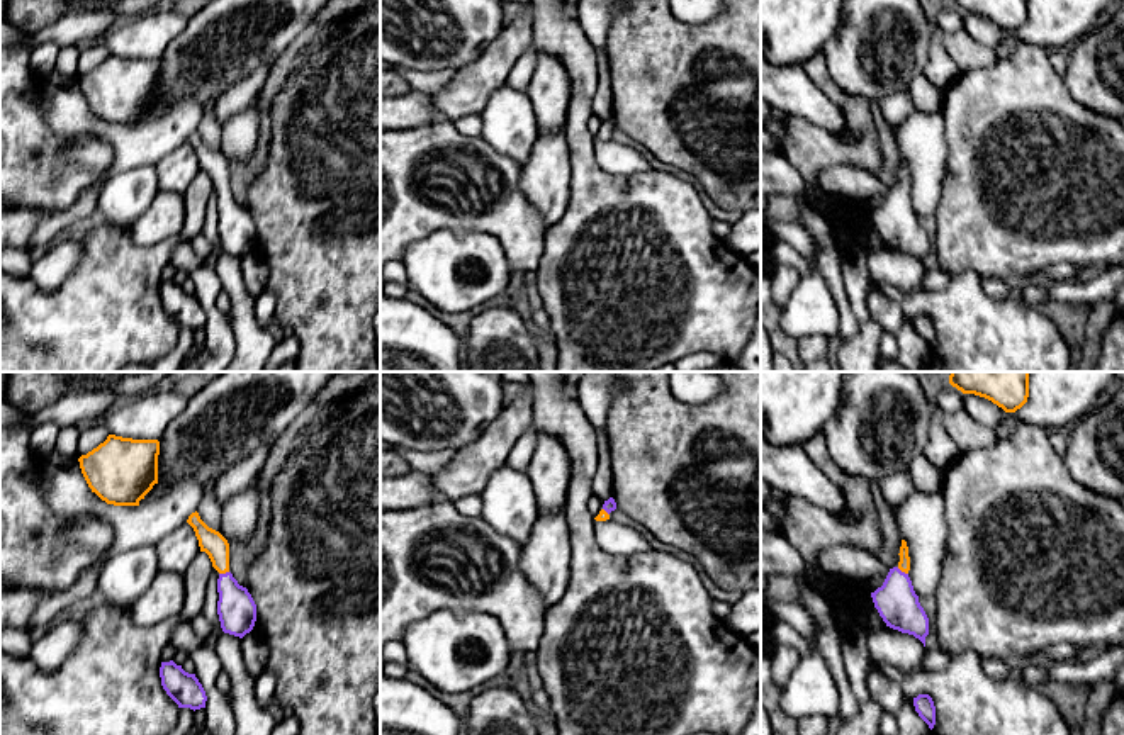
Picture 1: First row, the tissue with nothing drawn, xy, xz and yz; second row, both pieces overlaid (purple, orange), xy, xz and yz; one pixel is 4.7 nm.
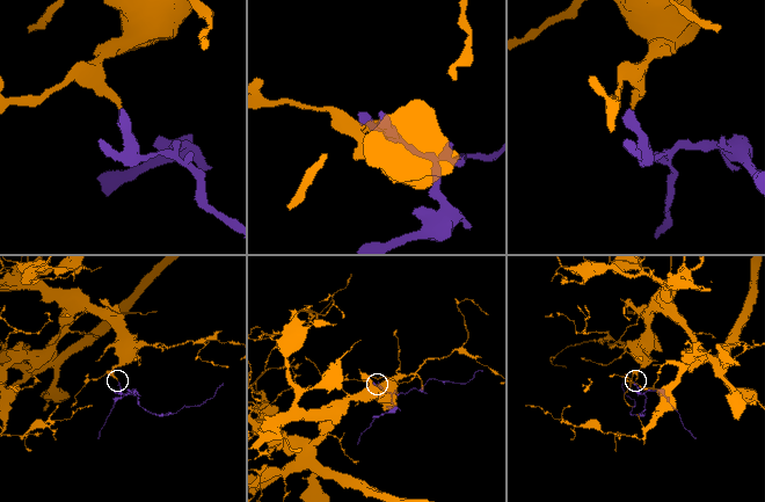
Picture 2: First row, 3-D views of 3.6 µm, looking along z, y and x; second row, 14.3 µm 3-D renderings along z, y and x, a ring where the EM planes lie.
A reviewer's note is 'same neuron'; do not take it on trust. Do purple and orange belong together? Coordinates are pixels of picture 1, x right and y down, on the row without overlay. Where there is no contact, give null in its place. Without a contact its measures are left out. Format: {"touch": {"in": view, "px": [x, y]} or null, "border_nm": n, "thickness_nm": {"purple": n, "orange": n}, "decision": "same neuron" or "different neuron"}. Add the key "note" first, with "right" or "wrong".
{"note": "right", "touch": {"in": "yz", "px": [900, 190]}, "border_nm": 70, "thickness_nm": {"purple": 200, "orange": 60}, "decision": "same neuron"}

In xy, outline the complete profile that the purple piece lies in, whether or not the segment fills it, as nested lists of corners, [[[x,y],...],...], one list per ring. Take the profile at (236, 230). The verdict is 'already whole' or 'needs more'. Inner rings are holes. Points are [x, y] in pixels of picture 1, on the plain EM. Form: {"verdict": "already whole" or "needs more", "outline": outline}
{"verdict": "needs more", "outline": [[[192,132],[187,143],[194,148],[200,171],[205,171],[212,187],[219,192],[217,199],[217,234],[224,253],[243,258],[256,241],[256,224],[246,207],[239,205],[229,192],[229,163],[216,149],[209,148]]]}

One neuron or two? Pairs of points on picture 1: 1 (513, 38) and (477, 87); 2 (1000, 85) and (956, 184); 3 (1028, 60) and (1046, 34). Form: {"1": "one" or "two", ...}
{"1": "one", "2": "one", "3": "two"}

